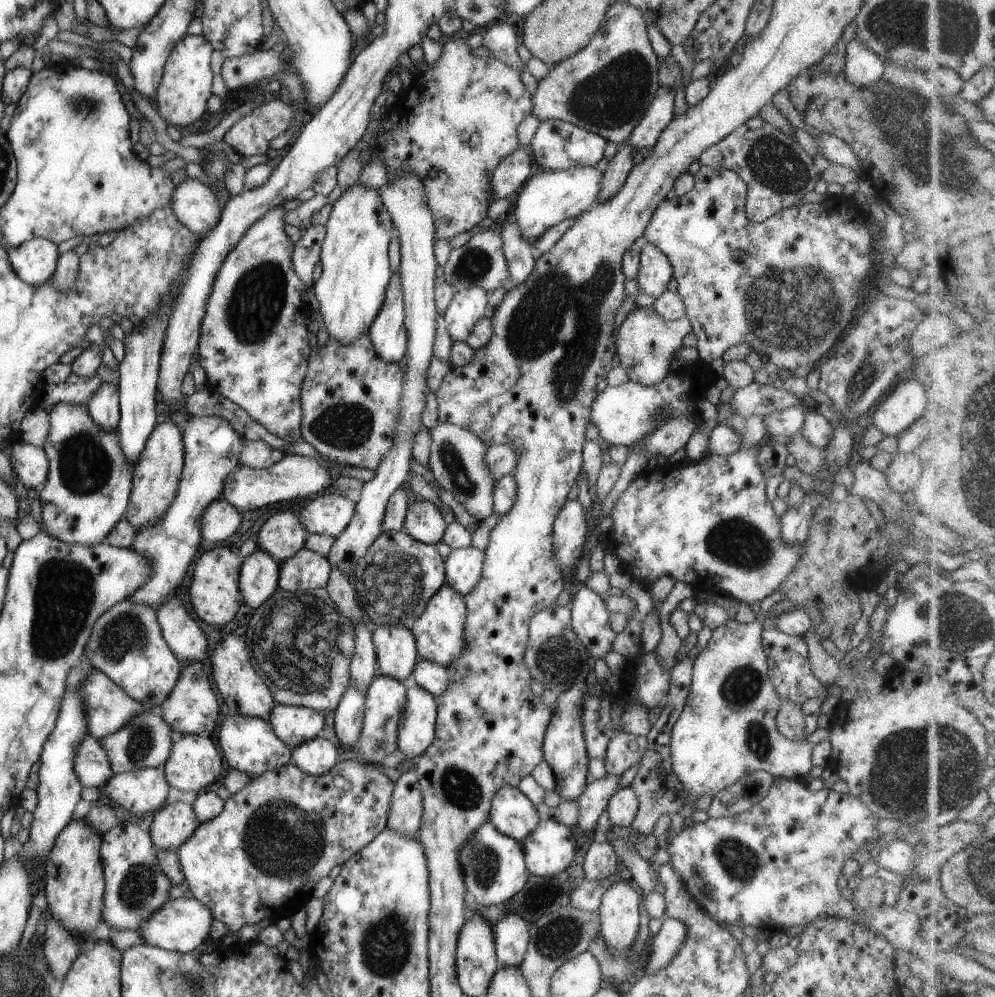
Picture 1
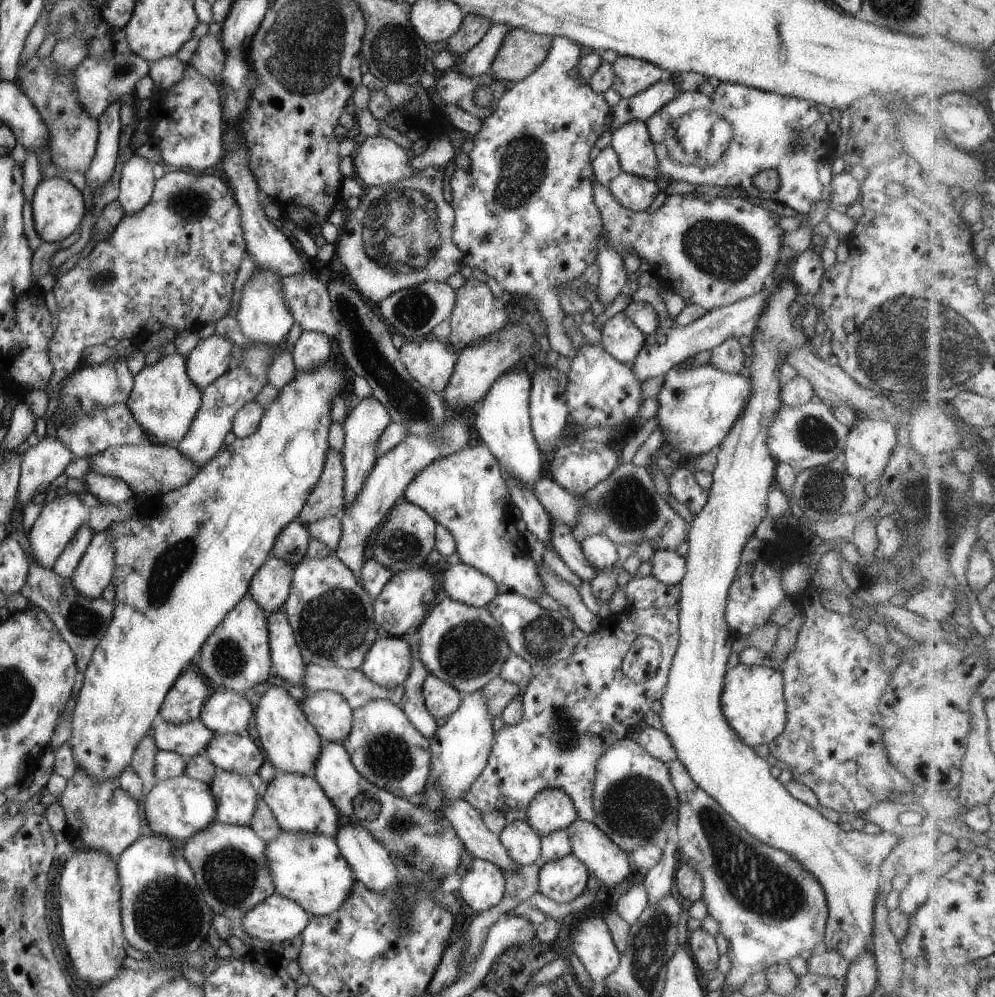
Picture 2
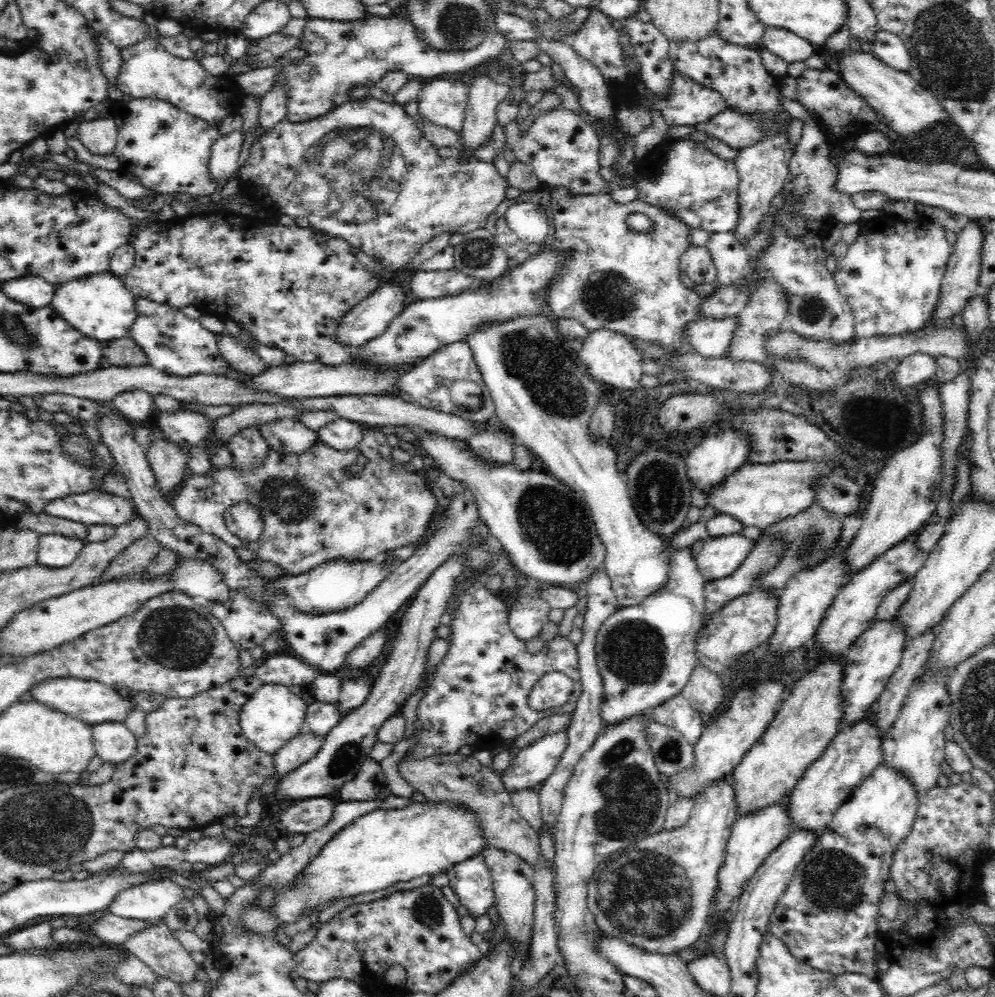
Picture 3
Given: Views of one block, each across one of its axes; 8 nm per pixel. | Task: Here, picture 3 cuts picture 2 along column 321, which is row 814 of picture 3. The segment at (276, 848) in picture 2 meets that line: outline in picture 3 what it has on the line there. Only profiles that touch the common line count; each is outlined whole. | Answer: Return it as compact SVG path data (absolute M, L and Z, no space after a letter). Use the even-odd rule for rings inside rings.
M884 760L853 788L849 799L834 814L826 830L794 870L794 876L783 895L776 901L767 924L769 934L778 938L794 959L822 973L845 974L854 972L877 979L874 956L876 940L881 934L876 929L879 897L884 893L882 883L889 878L889 868L895 846L910 832L920 794L908 775L896 771Z

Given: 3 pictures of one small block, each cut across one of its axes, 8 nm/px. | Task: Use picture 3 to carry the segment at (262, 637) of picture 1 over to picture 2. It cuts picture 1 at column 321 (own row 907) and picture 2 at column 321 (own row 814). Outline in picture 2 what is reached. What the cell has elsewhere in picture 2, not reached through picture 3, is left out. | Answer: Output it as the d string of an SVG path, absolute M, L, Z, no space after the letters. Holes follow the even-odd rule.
M317 689L306 695L299 706L321 740L342 742L349 734L352 708L340 694Z

